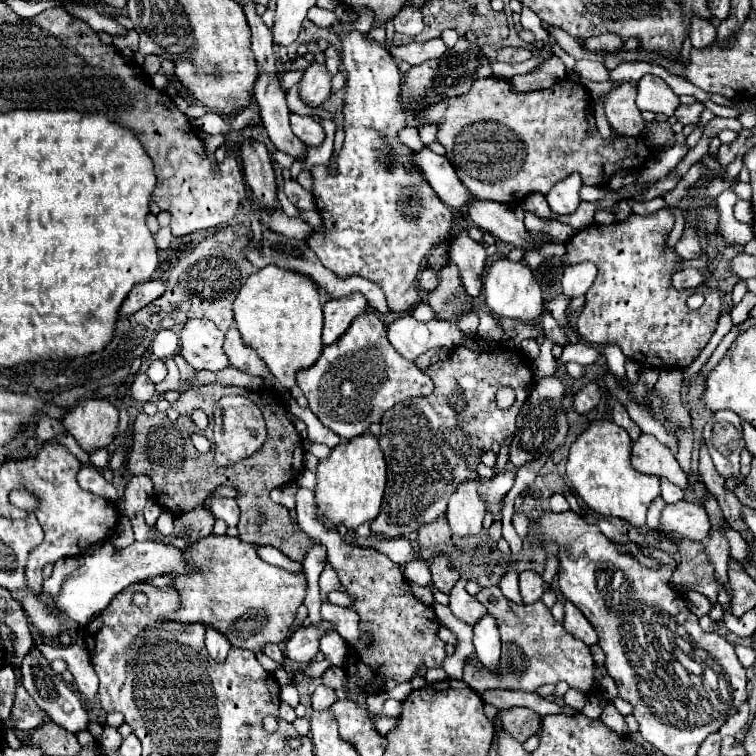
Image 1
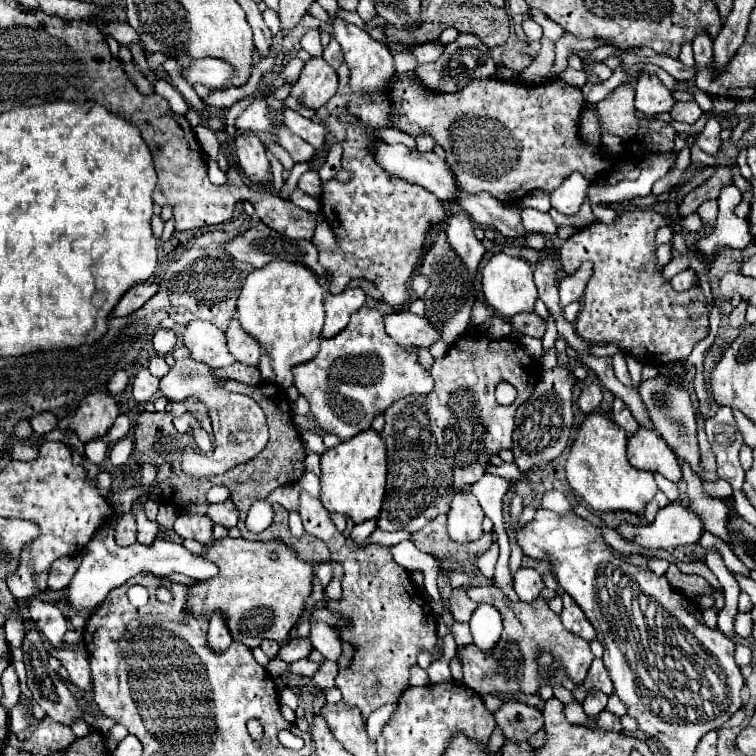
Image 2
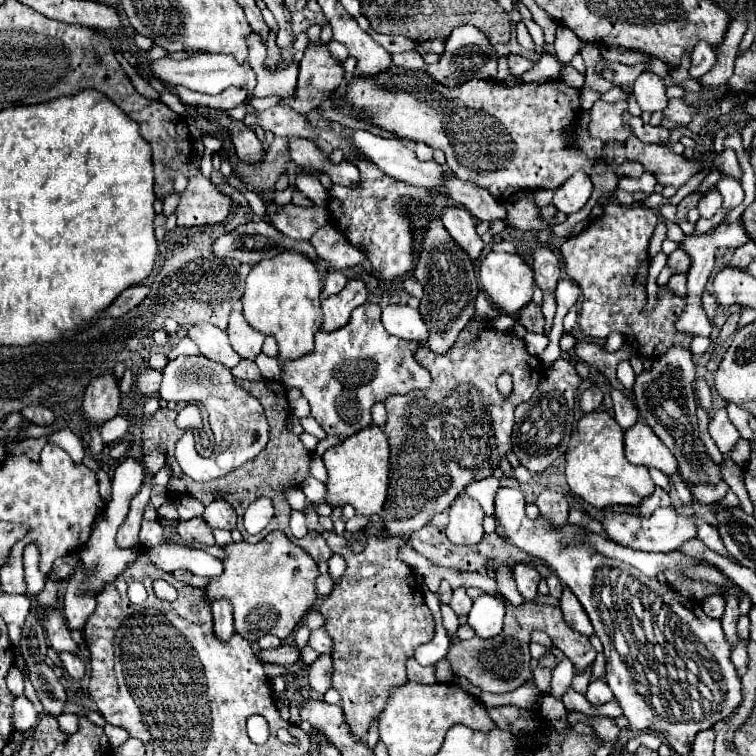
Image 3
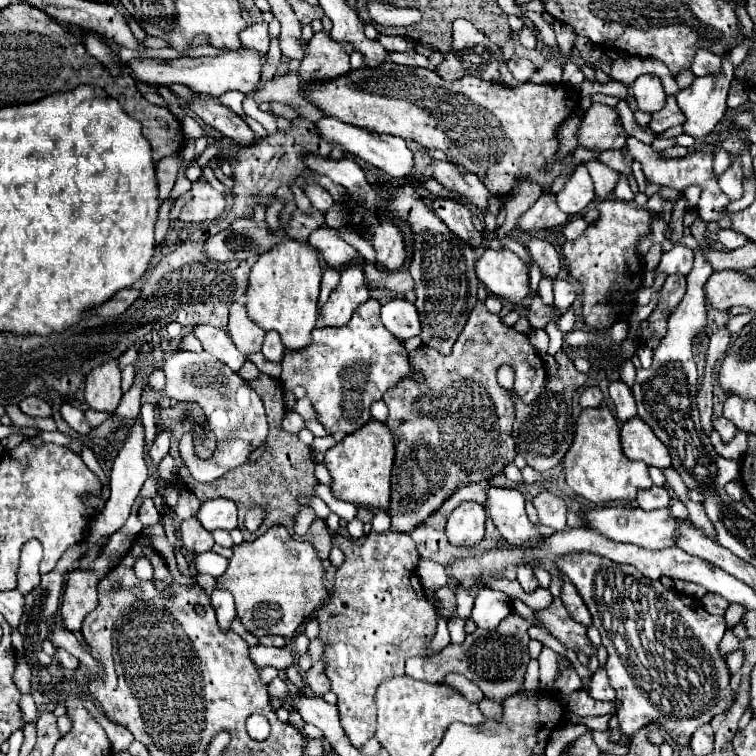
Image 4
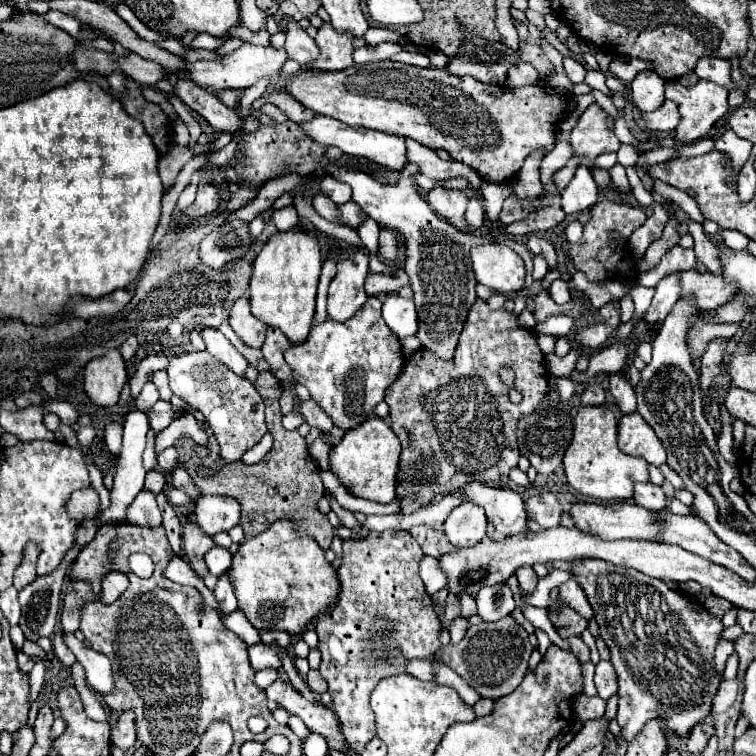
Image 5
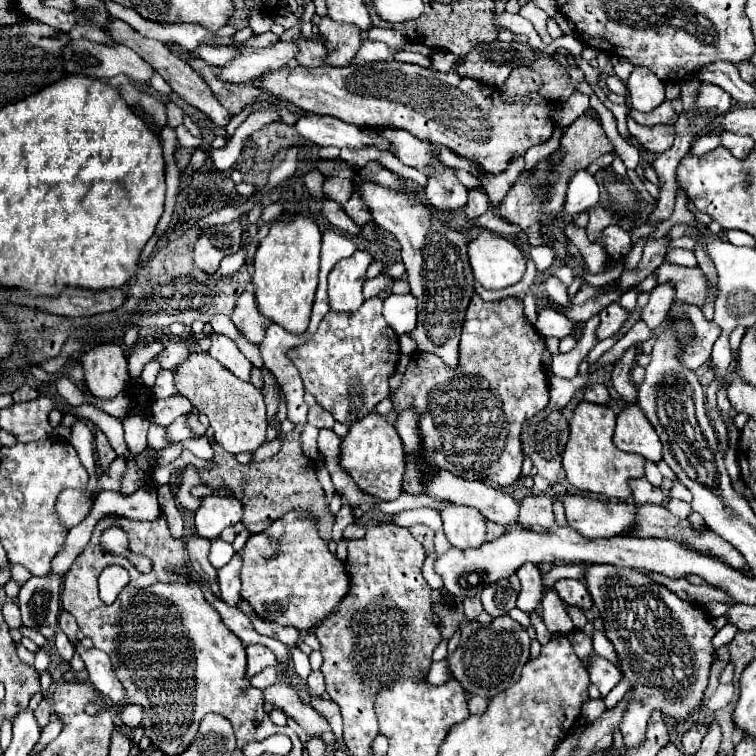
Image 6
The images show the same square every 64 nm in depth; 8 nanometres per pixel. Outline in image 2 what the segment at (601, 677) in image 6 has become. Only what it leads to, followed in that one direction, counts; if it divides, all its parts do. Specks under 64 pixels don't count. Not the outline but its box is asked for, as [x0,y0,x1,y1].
[584,690,608,716]

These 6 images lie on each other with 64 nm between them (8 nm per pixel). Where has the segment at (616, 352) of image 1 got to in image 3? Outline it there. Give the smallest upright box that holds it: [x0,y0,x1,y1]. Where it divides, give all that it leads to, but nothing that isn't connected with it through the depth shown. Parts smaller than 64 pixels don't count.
[618,360,634,390]

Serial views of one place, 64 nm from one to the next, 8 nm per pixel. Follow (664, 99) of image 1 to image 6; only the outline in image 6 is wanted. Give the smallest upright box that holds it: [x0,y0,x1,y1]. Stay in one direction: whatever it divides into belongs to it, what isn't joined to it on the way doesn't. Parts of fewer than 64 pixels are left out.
[626,68,664,112]

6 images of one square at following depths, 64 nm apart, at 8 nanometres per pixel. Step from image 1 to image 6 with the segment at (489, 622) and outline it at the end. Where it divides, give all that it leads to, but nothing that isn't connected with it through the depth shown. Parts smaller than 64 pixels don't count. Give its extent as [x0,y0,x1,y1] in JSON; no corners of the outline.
[480,580,516,618]

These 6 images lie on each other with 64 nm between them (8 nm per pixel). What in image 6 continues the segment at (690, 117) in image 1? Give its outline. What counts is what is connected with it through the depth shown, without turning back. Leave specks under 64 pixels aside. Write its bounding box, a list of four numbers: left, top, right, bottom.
[630,100,676,126]

